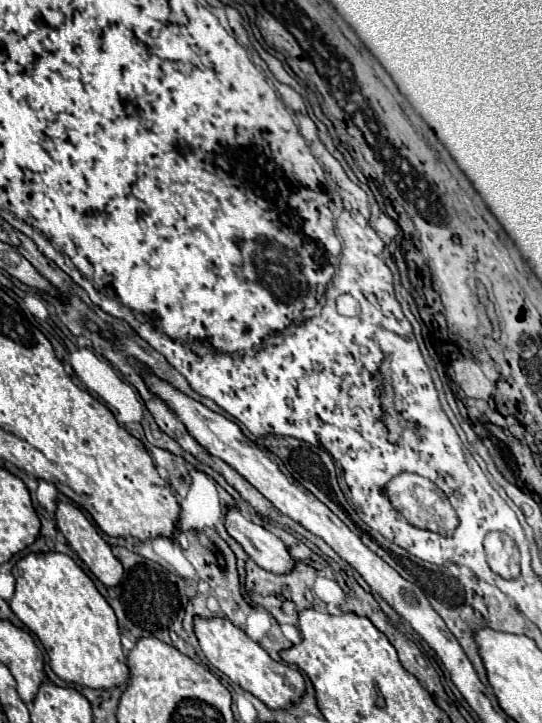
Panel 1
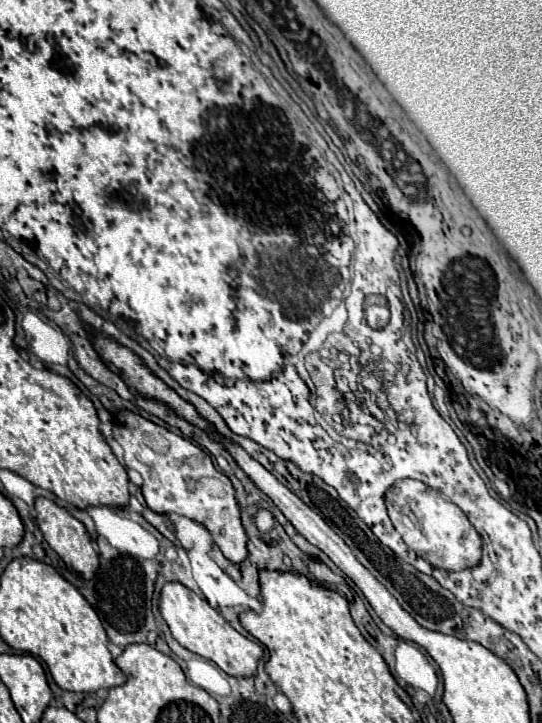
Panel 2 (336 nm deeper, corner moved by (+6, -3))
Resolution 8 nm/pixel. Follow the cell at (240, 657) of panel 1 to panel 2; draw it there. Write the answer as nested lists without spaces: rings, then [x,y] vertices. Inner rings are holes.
[[[167,583],[161,591],[161,615],[167,621],[171,635],[179,641],[185,649],[201,655],[207,661],[213,661],[219,669],[223,669],[231,677],[253,677],[259,659],[263,657],[263,647],[241,633],[237,633],[219,611],[215,611],[207,601],[203,601],[197,593],[187,589],[181,583]]]

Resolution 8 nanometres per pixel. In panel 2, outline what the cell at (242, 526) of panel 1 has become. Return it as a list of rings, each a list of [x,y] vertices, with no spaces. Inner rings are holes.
[[[121,411],[113,417],[113,435],[125,451],[125,467],[141,473],[141,491],[153,511],[177,513],[199,521],[209,529],[213,541],[229,561],[241,563],[243,559],[247,559],[249,537],[241,527],[239,505],[233,497],[235,489],[231,481],[213,467],[211,457],[201,447],[131,411]]]

